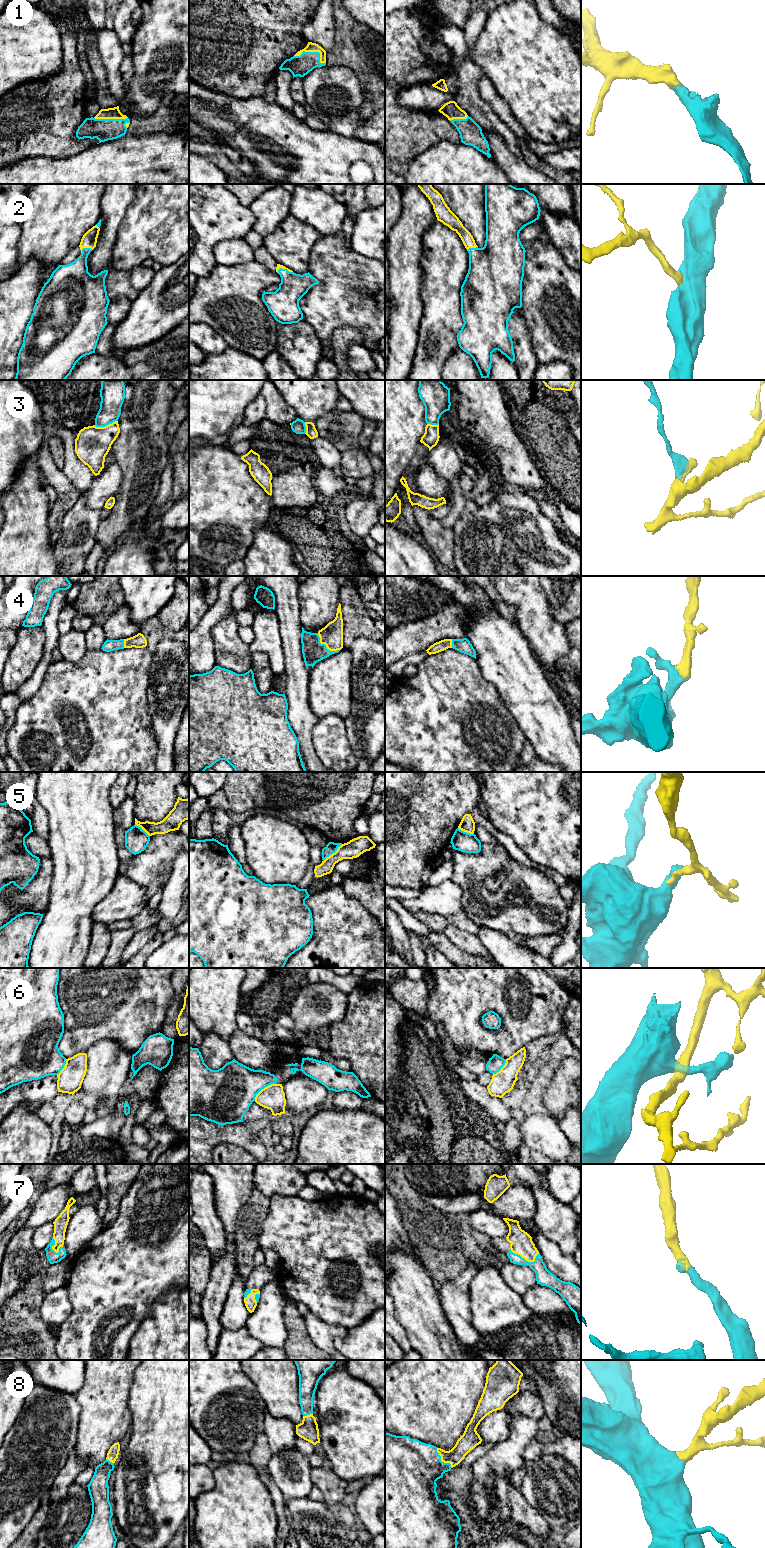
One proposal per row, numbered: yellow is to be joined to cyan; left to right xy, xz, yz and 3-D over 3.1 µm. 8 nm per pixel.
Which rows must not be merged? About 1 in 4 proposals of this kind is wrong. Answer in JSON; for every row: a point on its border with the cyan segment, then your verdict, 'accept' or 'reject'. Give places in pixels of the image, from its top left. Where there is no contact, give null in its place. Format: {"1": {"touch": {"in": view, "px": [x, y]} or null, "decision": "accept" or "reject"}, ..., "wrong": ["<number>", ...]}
{"1": {"touch": {"in": "xz", "px": [313, 52]}, "decision": "accept"}, "2": {"touch": {"in": "xy", "px": [85, 248]}, "decision": "accept"}, "3": {"touch": {"in": "xy", "px": [105, 425]}, "decision": "reject"}, "4": {"touch": {"in": "xz", "px": [325, 646]}, "decision": "accept"}, "5": {"touch": {"in": "xz", "px": [333, 852]}, "decision": "reject"}, "6": {"touch": {"in": "xz", "px": [263, 1088]}, "decision": "reject"}, "7": {"touch": {"in": "yz", "px": [524, 1259]}, "decision": "accept"}, "8": {"touch": {"in": "yz", "px": [440, 1460]}, "decision": "accept"}, "wrong": ["3", "5", "6"]}

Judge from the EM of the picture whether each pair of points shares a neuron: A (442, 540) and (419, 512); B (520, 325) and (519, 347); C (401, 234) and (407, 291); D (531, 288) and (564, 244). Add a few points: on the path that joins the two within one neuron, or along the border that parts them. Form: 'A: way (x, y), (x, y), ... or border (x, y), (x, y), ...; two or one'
A: way (435, 533), (424, 519); one
B: way (520, 330), (520, 342); one
C: way (405, 248), (405, 277); one
D: border (545, 235), (560, 252), (570, 268); two

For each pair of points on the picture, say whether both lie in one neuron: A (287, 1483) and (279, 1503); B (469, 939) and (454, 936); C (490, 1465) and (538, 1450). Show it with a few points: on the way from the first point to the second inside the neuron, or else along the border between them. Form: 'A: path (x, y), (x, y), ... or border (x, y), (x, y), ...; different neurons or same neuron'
A: border (271, 1474), (285, 1503); different neurons
B: path (465, 937), (458, 937); same neuron
C: border (535, 1438), (524, 1450), (523, 1462); different neurons

